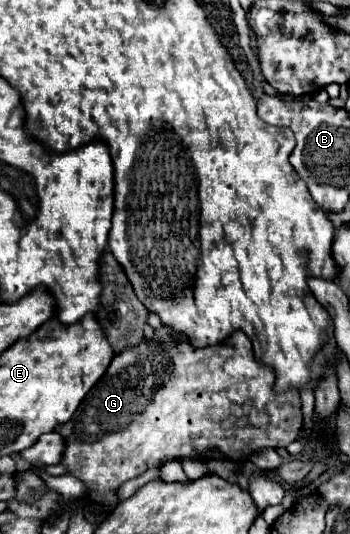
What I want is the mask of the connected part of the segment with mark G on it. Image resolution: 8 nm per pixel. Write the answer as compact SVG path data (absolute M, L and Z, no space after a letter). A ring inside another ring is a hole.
M168 326L154 330L154 336L156 340L146 340L146 344L138 344L134 350L122 350L108 366L104 378L82 400L72 420L56 428L56 432L66 438L62 462L68 466L68 472L86 482L88 500L110 508L118 504L116 488L148 468L160 466L164 458L180 460L194 454L206 456L208 452L218 450L238 462L260 448L288 446L296 440L302 426L300 392L296 388L290 388L284 394L274 390L276 374L272 366L254 358L252 342L242 330L226 338L226 342L206 348L190 346L184 334L178 334Z

